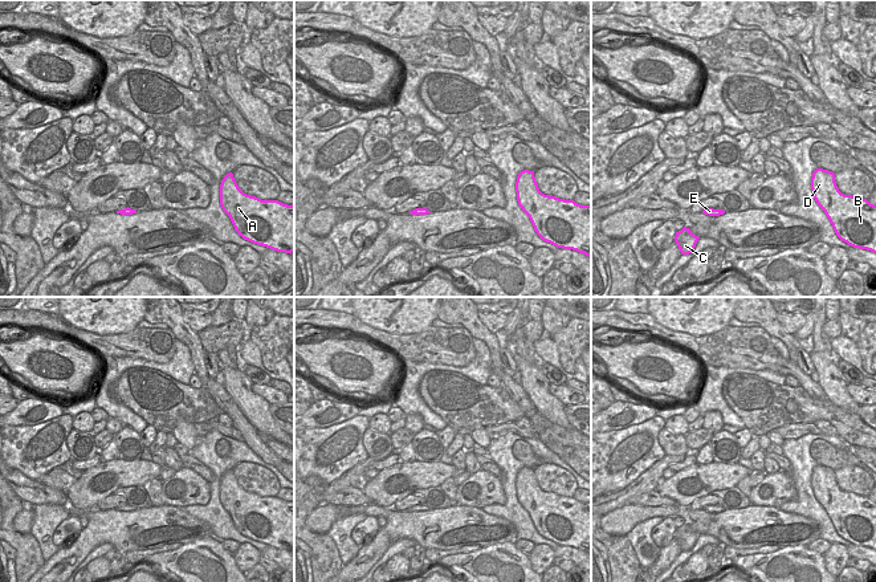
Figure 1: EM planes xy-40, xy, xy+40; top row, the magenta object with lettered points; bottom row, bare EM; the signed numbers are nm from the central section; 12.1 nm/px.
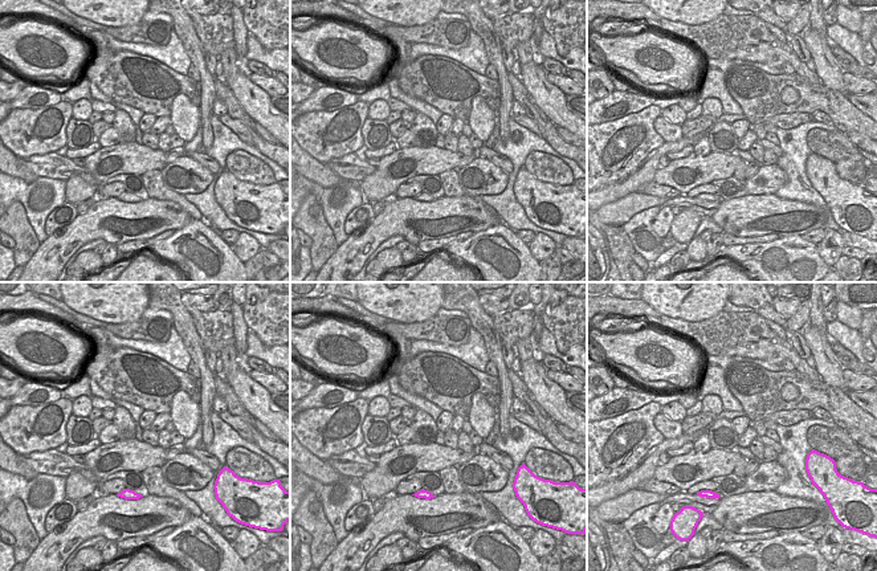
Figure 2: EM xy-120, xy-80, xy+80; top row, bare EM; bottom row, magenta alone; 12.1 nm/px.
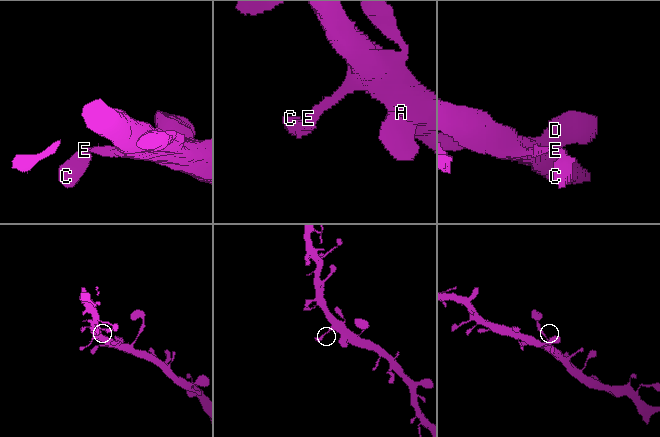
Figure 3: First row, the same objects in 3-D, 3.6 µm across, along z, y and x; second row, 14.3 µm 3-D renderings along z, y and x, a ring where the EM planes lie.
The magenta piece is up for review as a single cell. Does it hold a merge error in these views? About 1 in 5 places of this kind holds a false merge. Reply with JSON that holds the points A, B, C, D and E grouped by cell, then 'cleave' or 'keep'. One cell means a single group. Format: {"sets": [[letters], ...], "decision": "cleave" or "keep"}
{"sets": [["A", "B", "C", "D", "E"]], "decision": "keep"}

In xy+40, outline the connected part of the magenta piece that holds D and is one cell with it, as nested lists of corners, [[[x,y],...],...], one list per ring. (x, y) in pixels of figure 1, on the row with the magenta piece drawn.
[[[823,168],[812,172],[811,190],[842,241],[876,253],[876,205],[842,194],[835,174]]]

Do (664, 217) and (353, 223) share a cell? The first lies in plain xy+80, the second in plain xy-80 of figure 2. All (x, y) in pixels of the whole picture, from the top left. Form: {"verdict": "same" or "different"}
{"verdict": "same"}

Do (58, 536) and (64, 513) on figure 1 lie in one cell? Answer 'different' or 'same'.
different

